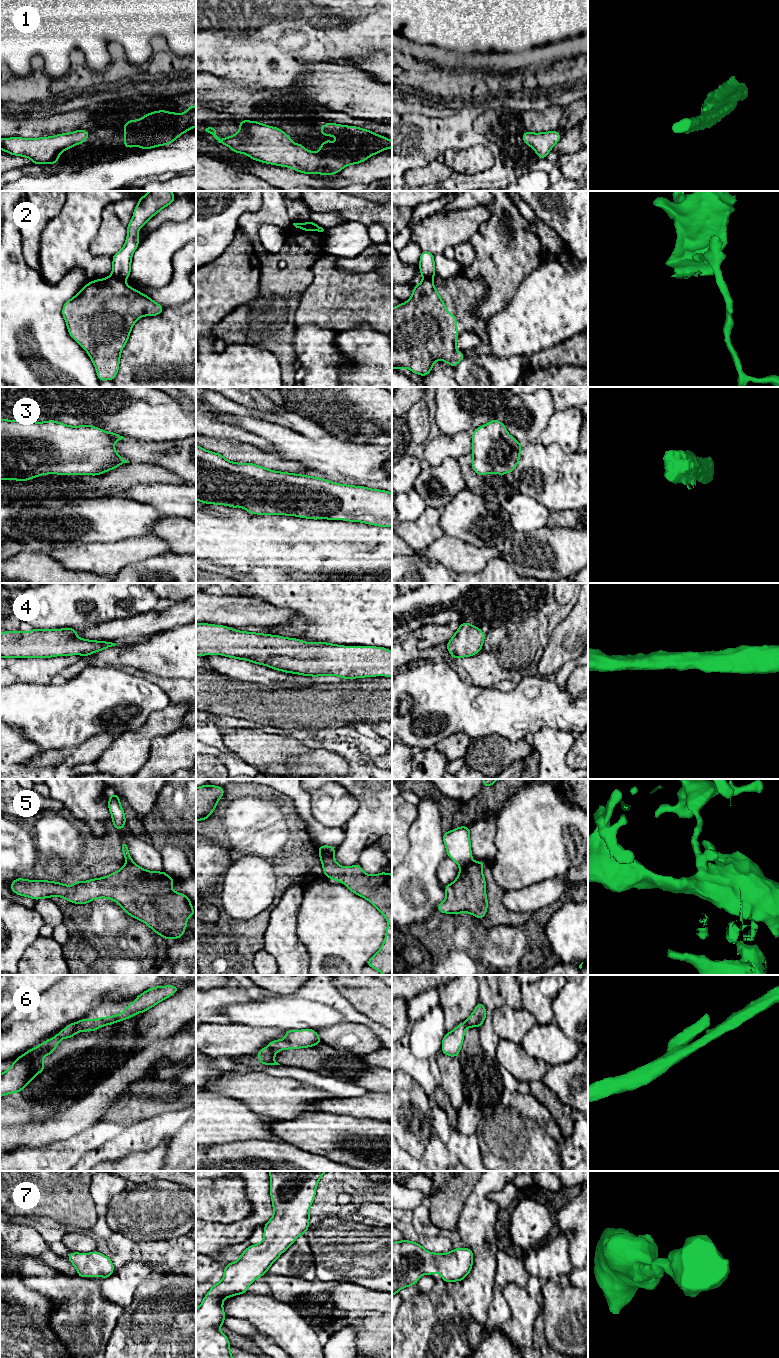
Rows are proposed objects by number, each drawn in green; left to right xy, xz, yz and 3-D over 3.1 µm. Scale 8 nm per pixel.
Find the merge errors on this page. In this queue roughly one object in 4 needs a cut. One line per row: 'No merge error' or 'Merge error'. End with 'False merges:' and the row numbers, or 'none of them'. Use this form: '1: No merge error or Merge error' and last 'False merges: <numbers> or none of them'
1: No merge error
2: Merge error
3: No merge error
4: No merge error
5: Merge error
6: Merge error
7: No merge error
False merges: 2, 5, 6

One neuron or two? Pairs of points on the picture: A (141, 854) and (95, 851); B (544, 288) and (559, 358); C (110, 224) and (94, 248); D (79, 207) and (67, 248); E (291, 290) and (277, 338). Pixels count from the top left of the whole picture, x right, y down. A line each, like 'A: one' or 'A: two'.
A: two
B: two
C: one
D: one
E: one

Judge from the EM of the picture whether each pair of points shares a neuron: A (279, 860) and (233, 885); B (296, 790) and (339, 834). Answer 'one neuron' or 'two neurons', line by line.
A: one neuron
B: one neuron

